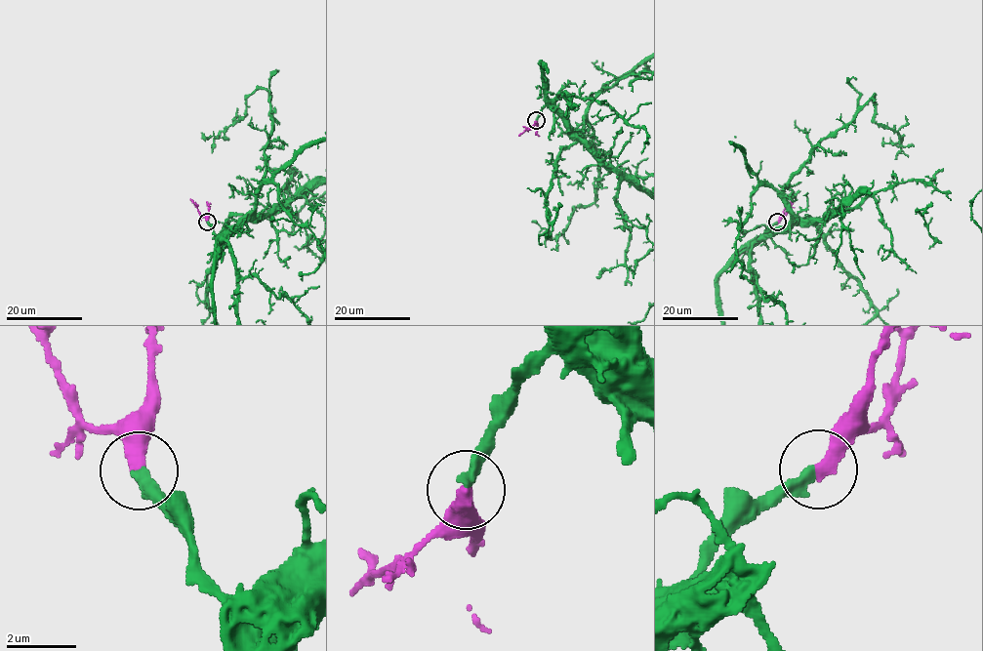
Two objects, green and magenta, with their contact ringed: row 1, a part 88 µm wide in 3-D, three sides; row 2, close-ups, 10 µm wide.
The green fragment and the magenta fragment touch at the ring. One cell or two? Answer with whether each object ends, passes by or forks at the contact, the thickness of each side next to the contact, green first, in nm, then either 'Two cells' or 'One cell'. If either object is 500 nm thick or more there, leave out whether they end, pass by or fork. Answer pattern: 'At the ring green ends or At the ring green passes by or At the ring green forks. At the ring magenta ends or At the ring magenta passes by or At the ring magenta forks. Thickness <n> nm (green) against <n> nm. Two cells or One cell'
At the ring green ends. At the ring magenta ends. Thickness 340 nm (green) against 480 nm. One cell

